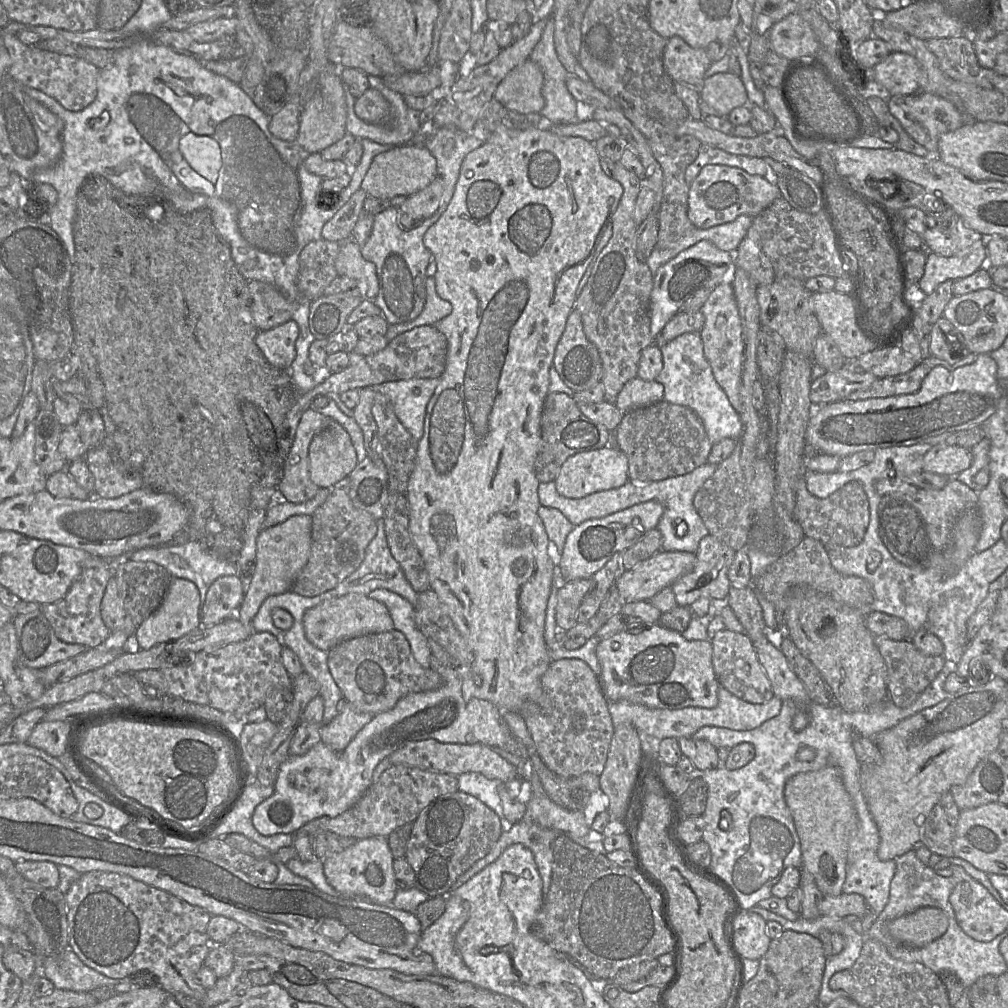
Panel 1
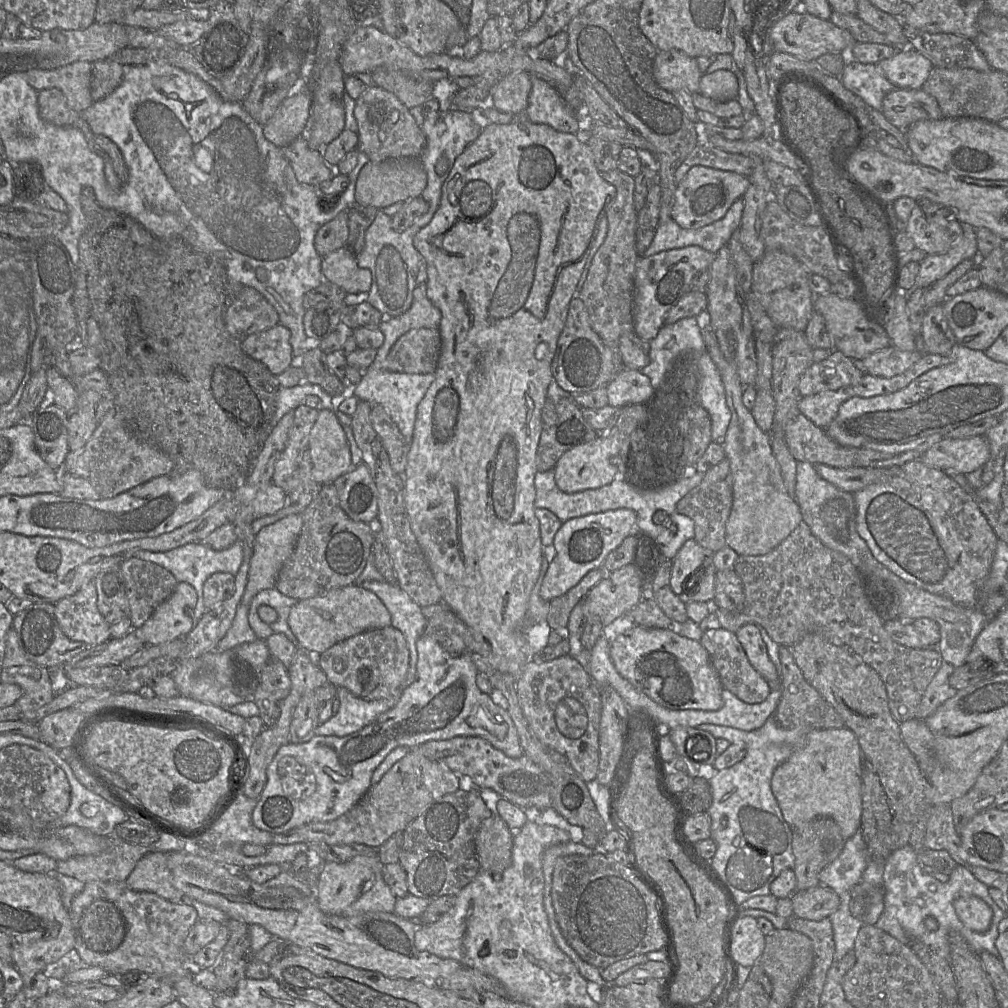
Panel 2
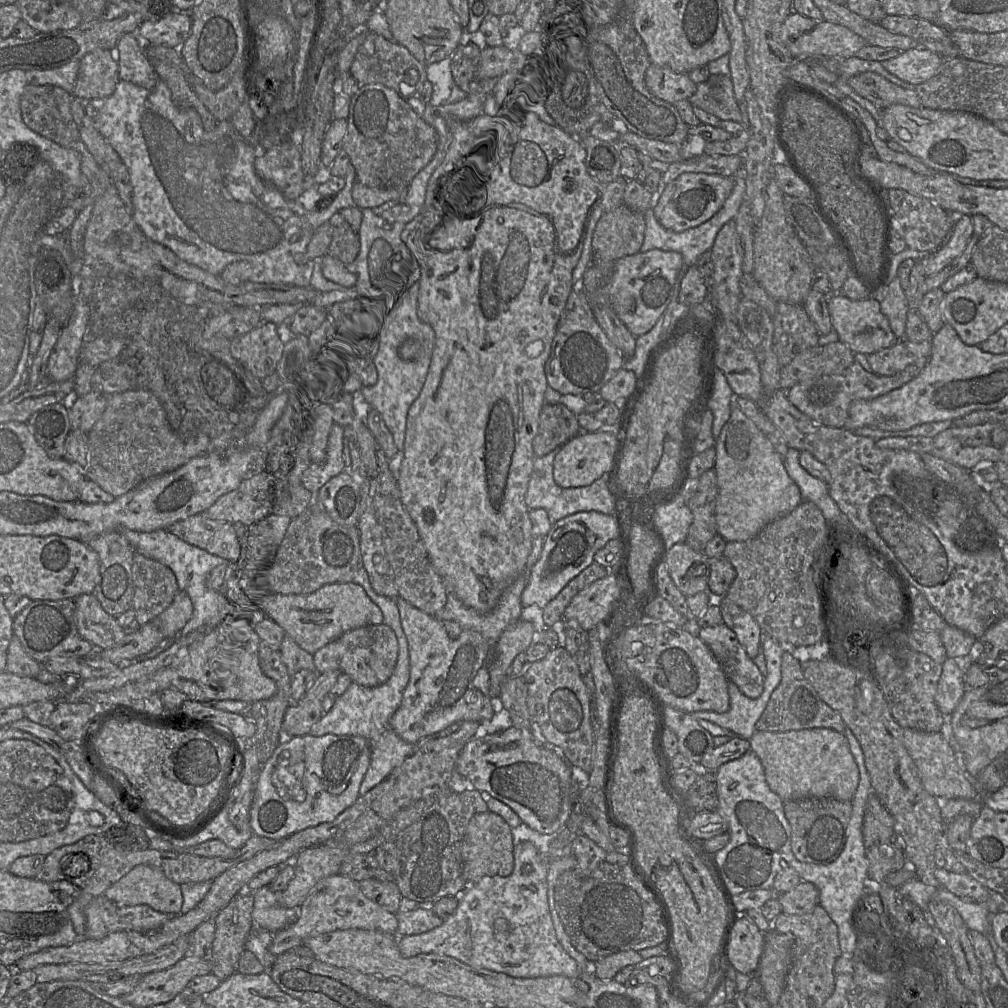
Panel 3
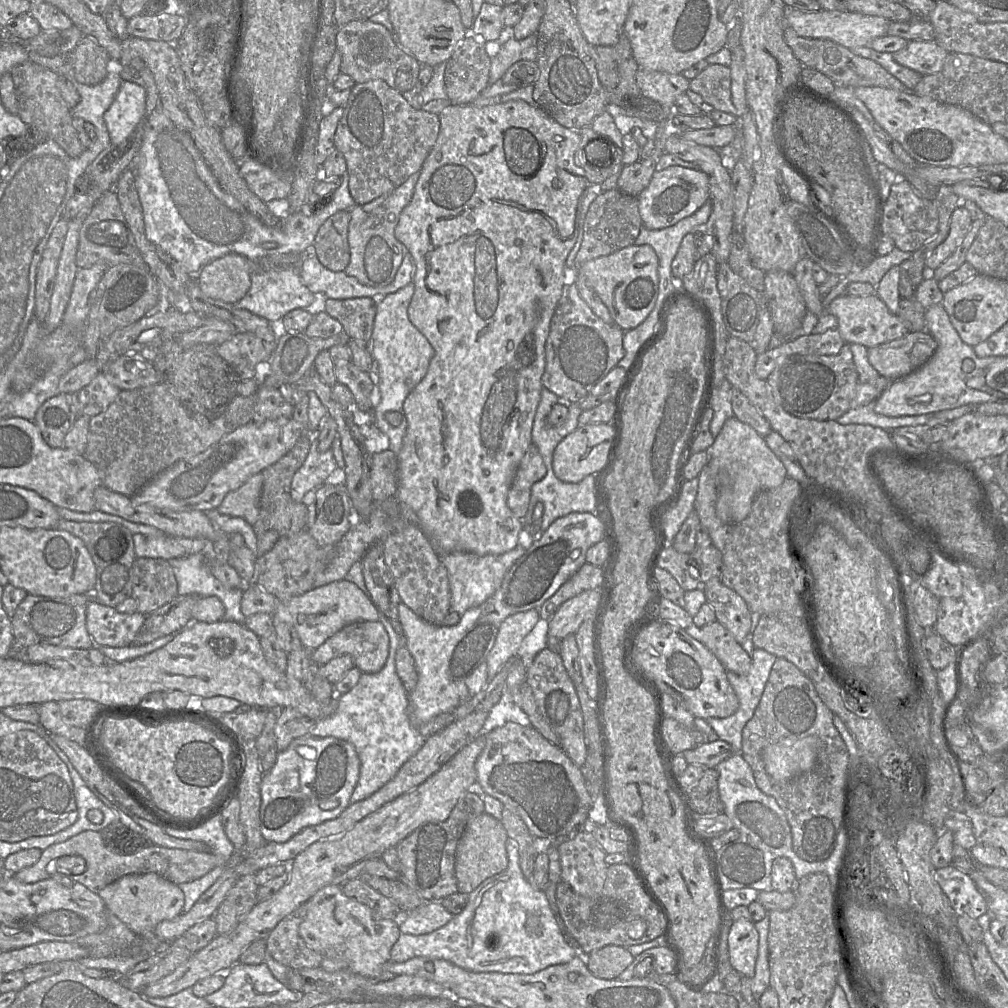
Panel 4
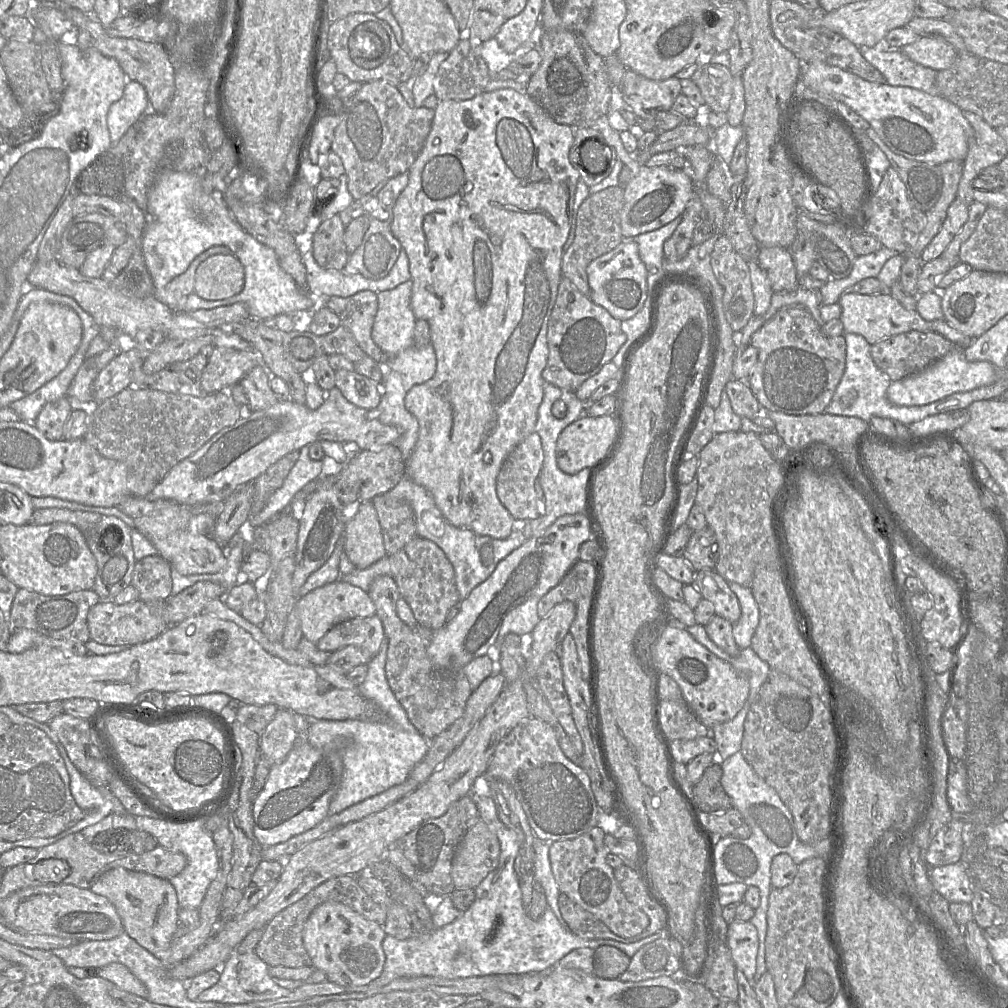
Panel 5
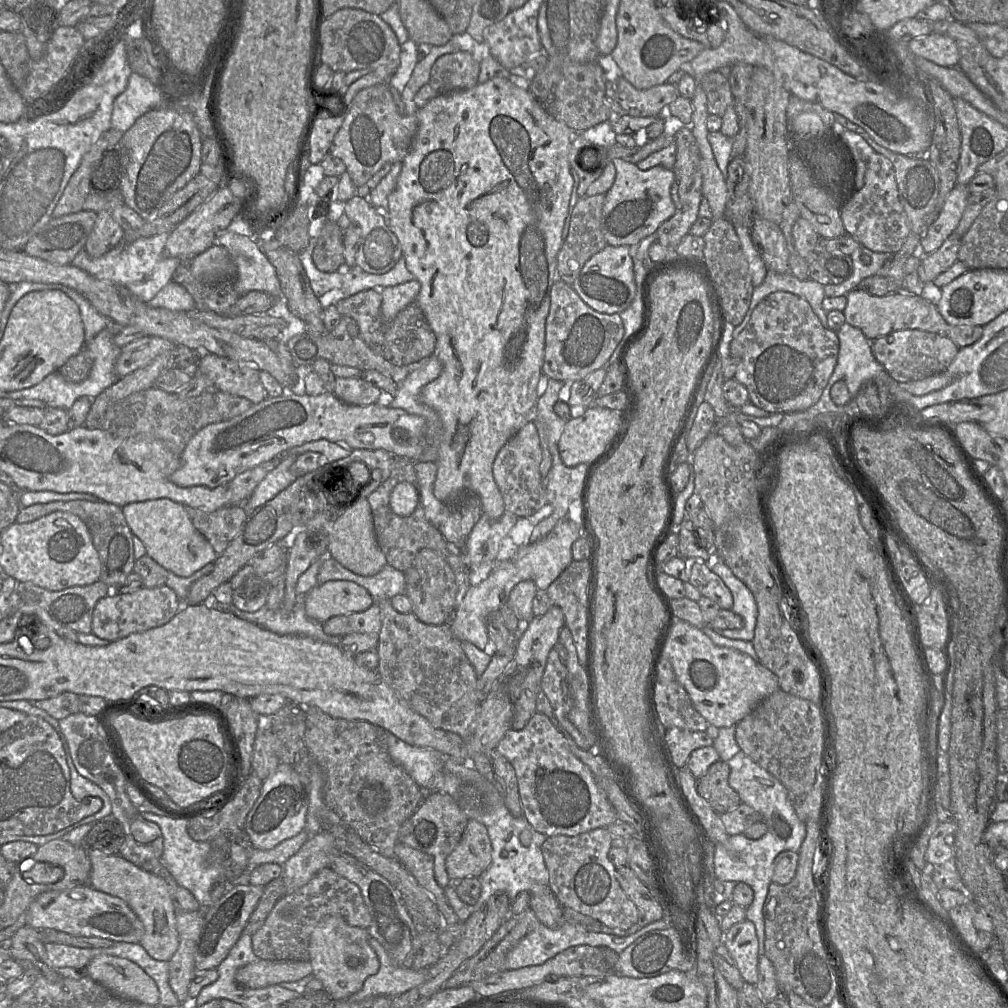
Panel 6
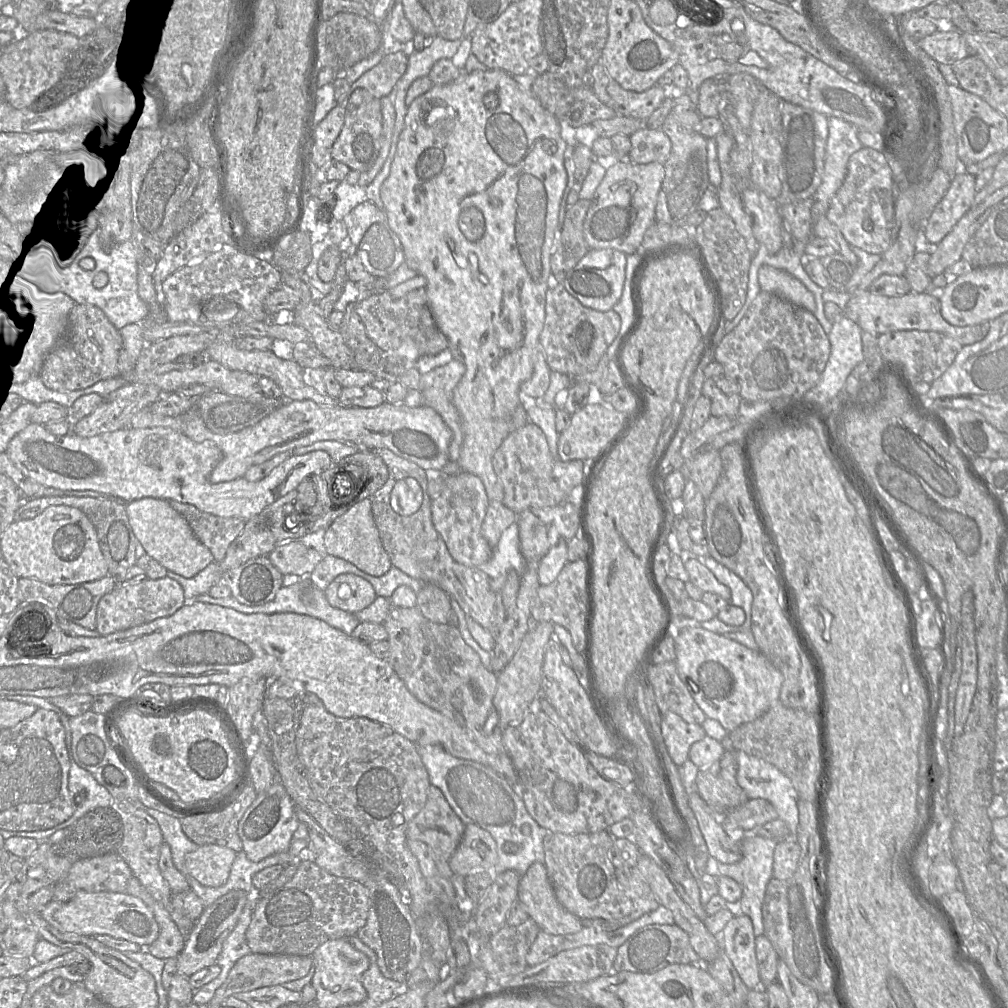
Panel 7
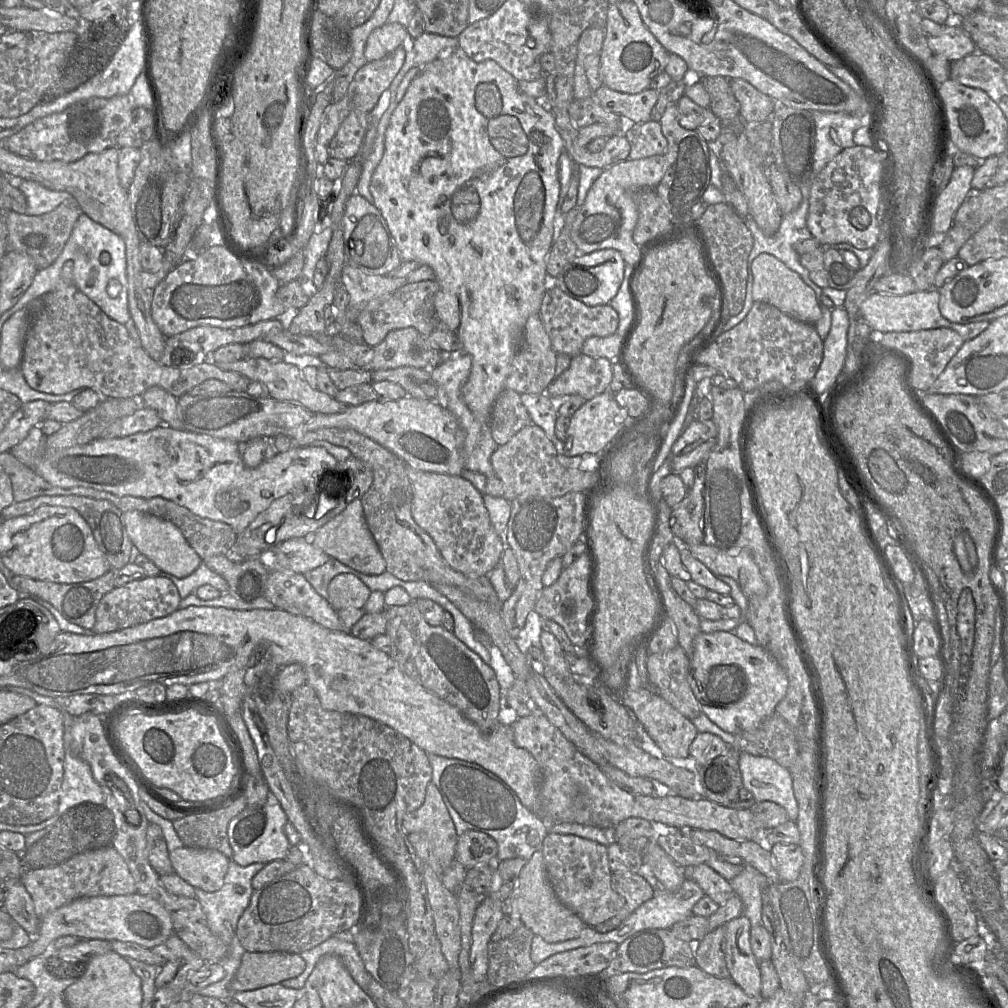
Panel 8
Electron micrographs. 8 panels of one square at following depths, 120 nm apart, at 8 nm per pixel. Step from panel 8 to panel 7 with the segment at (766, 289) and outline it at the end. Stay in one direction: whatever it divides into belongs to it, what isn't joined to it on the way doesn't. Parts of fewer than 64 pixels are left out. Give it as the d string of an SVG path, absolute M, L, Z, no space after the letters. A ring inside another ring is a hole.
M762 265L758 270L761 291L774 294L811 313L815 312L814 295L793 275L770 265Z

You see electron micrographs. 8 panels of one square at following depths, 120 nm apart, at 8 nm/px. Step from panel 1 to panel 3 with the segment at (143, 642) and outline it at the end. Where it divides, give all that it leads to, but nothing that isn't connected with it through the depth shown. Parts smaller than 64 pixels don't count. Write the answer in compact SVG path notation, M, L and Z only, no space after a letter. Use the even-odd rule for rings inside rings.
M178 591L172 603L152 620L164 638L174 637L191 619L193 604L184 591Z

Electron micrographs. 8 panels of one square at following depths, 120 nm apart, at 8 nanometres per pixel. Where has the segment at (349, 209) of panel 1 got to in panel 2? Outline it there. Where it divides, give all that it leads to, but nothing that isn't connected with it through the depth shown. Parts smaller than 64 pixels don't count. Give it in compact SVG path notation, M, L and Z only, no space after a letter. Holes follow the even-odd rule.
M345 210L318 229L314 239L315 249L321 257L325 257L329 253L344 247L348 236L348 213Z

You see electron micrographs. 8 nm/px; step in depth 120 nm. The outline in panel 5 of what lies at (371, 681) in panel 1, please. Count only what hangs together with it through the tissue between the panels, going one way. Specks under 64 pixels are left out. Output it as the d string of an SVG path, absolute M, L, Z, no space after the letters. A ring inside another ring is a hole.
M375 614L353 618L332 627L317 643L319 650L333 653L345 646L356 646L374 657L385 639L383 624Z

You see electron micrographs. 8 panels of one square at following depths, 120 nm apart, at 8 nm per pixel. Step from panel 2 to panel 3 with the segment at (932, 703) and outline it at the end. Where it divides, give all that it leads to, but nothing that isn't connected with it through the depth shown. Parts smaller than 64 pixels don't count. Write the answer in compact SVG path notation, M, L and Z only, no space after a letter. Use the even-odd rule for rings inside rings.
M947 658L942 663L935 702L944 716L950 716L962 699L966 686L964 672L967 668L965 658Z

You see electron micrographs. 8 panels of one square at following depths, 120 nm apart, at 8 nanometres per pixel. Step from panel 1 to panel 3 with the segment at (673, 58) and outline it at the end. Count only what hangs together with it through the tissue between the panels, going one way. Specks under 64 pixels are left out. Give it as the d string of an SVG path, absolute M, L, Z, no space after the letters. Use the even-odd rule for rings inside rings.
M654 64L646 69L644 83L651 94L673 105L689 99L697 88L688 73L677 73Z

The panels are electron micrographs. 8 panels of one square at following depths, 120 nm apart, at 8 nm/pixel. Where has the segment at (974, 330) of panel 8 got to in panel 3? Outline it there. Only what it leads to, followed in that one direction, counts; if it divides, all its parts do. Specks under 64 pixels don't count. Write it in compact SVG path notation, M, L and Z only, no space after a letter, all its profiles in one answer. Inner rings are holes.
M835 293L827 299L827 307L832 328L837 332L839 340L848 345L853 353L869 355L898 341L887 317L881 312L879 299L868 297L864 300L851 300Z

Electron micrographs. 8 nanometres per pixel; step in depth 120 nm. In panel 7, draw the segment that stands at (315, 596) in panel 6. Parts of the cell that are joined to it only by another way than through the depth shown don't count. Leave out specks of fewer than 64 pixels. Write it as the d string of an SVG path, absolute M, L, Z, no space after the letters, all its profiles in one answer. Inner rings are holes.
M349 573L337 576L324 594L332 607L353 614L367 608L377 597L370 583Z

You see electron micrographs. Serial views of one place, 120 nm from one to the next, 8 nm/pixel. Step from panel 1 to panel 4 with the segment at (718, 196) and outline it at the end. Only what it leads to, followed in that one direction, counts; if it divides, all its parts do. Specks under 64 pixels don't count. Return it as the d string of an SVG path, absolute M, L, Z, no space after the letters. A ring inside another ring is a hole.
M670 166L653 173L648 186L637 196L637 201L643 226L653 230L664 229L692 215L710 201L709 180L700 170Z

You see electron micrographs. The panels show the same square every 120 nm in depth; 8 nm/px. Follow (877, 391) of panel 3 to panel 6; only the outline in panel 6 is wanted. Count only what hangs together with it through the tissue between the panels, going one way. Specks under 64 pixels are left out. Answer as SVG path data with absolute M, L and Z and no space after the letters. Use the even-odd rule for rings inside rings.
M777 291L766 296L760 303L754 308L751 318L745 328L729 342L730 357L740 357L741 362L738 365L734 379L742 383L749 393L750 402L756 407L767 411L769 413L795 413L798 411L804 411L817 403L820 399L823 390L825 389L830 376L832 375L837 363L839 351L839 339L836 332L825 329L818 317L814 314L809 303L803 298L794 295L789 292Z

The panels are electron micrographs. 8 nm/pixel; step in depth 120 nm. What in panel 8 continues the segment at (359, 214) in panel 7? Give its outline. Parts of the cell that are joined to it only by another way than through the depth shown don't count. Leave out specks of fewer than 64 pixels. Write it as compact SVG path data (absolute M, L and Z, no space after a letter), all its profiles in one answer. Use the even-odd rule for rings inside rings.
M371 192L366 197L352 195L346 202L343 215L345 265L360 269L368 275L387 275L402 263L386 220L374 206Z

